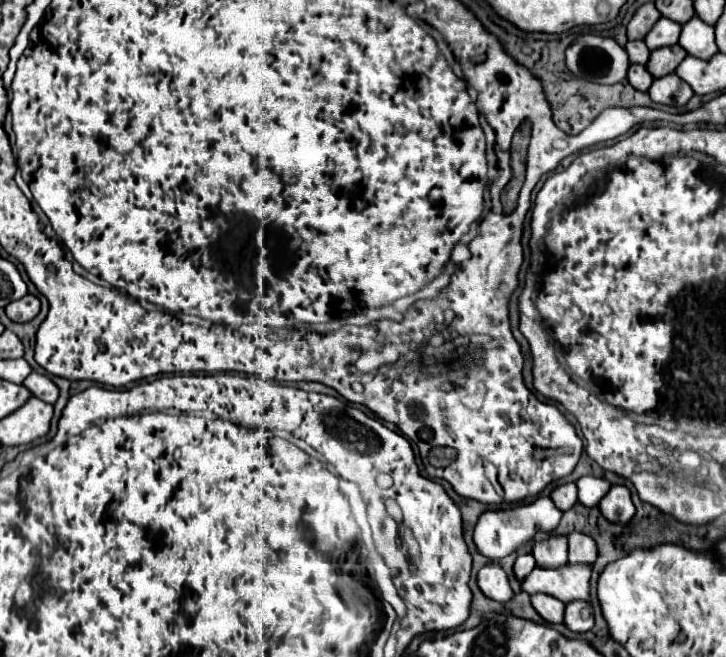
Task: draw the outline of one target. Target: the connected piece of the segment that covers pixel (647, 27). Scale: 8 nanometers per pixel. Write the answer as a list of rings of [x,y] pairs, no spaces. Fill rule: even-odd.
[[[653,3],[641,5],[627,25],[627,37],[631,41],[633,39],[643,39],[651,31],[651,27],[659,21],[659,17],[661,17],[661,13],[655,9]]]

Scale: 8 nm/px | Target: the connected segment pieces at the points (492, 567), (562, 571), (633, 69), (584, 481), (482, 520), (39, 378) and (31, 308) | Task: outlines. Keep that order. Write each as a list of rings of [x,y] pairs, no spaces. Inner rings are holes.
[[[489,563],[485,565],[479,573],[477,573],[477,583],[481,587],[481,591],[493,599],[493,601],[509,601],[513,591],[511,591],[511,585],[509,585],[509,577],[507,573],[501,569],[499,563]]]
[[[577,563],[577,565],[563,565],[557,569],[545,569],[535,567],[531,575],[525,577],[523,589],[529,595],[535,593],[547,593],[563,603],[569,603],[573,599],[589,599],[589,581],[591,581],[593,565]]]
[[[631,65],[629,67],[629,75],[627,75],[629,83],[641,91],[647,91],[653,83],[653,75],[645,69],[645,65]]]
[[[585,475],[581,479],[577,479],[577,489],[579,489],[579,501],[585,507],[595,507],[599,505],[599,501],[605,497],[605,493],[609,491],[611,483],[603,477],[593,477],[593,475]]]
[[[537,497],[535,501],[531,501],[527,505],[517,505],[517,507],[487,509],[479,517],[479,521],[475,525],[473,541],[475,541],[477,551],[481,555],[489,557],[491,561],[497,561],[501,557],[507,557],[509,553],[513,553],[523,543],[527,543],[535,533],[539,533],[539,531],[553,531],[559,525],[561,515],[563,515],[563,511],[559,511],[555,507],[551,497]]]
[[[31,373],[23,385],[37,397],[37,399],[43,399],[47,403],[55,403],[57,397],[59,397],[59,387],[47,377],[47,375],[39,375],[39,373]]]
[[[25,295],[17,299],[17,303],[9,303],[5,307],[5,313],[15,323],[27,323],[39,313],[39,299],[35,295]]]

